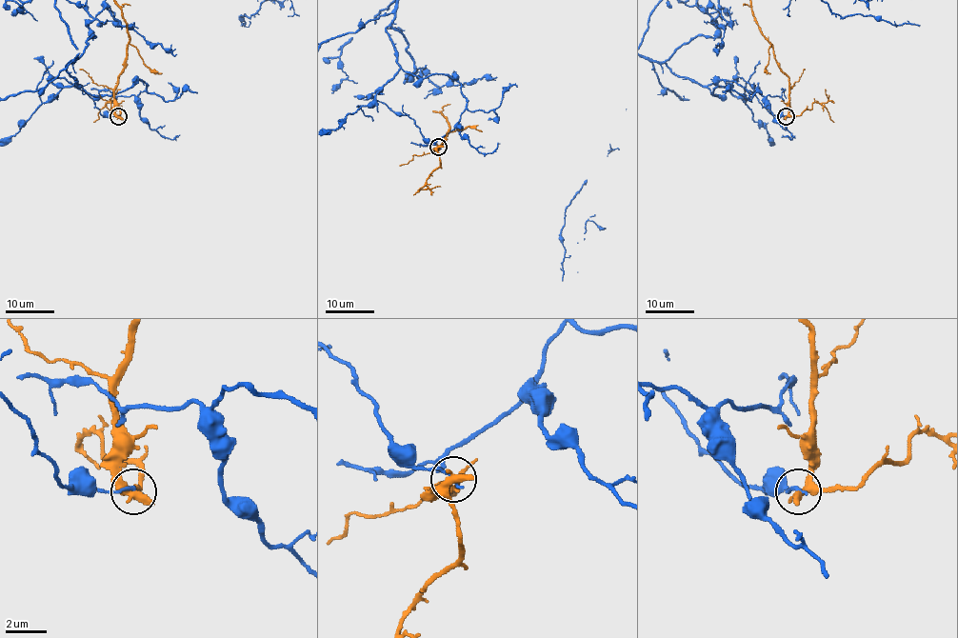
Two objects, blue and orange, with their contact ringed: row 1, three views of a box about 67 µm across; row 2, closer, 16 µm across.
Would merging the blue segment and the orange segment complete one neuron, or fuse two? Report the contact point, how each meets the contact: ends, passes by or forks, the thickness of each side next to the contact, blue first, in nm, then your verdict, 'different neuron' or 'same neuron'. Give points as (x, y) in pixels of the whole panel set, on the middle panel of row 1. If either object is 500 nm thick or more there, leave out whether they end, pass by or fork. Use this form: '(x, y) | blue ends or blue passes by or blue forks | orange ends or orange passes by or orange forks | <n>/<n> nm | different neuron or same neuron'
(438, 147) | blue ends | orange passes by | 160/400 nm | different neuron

